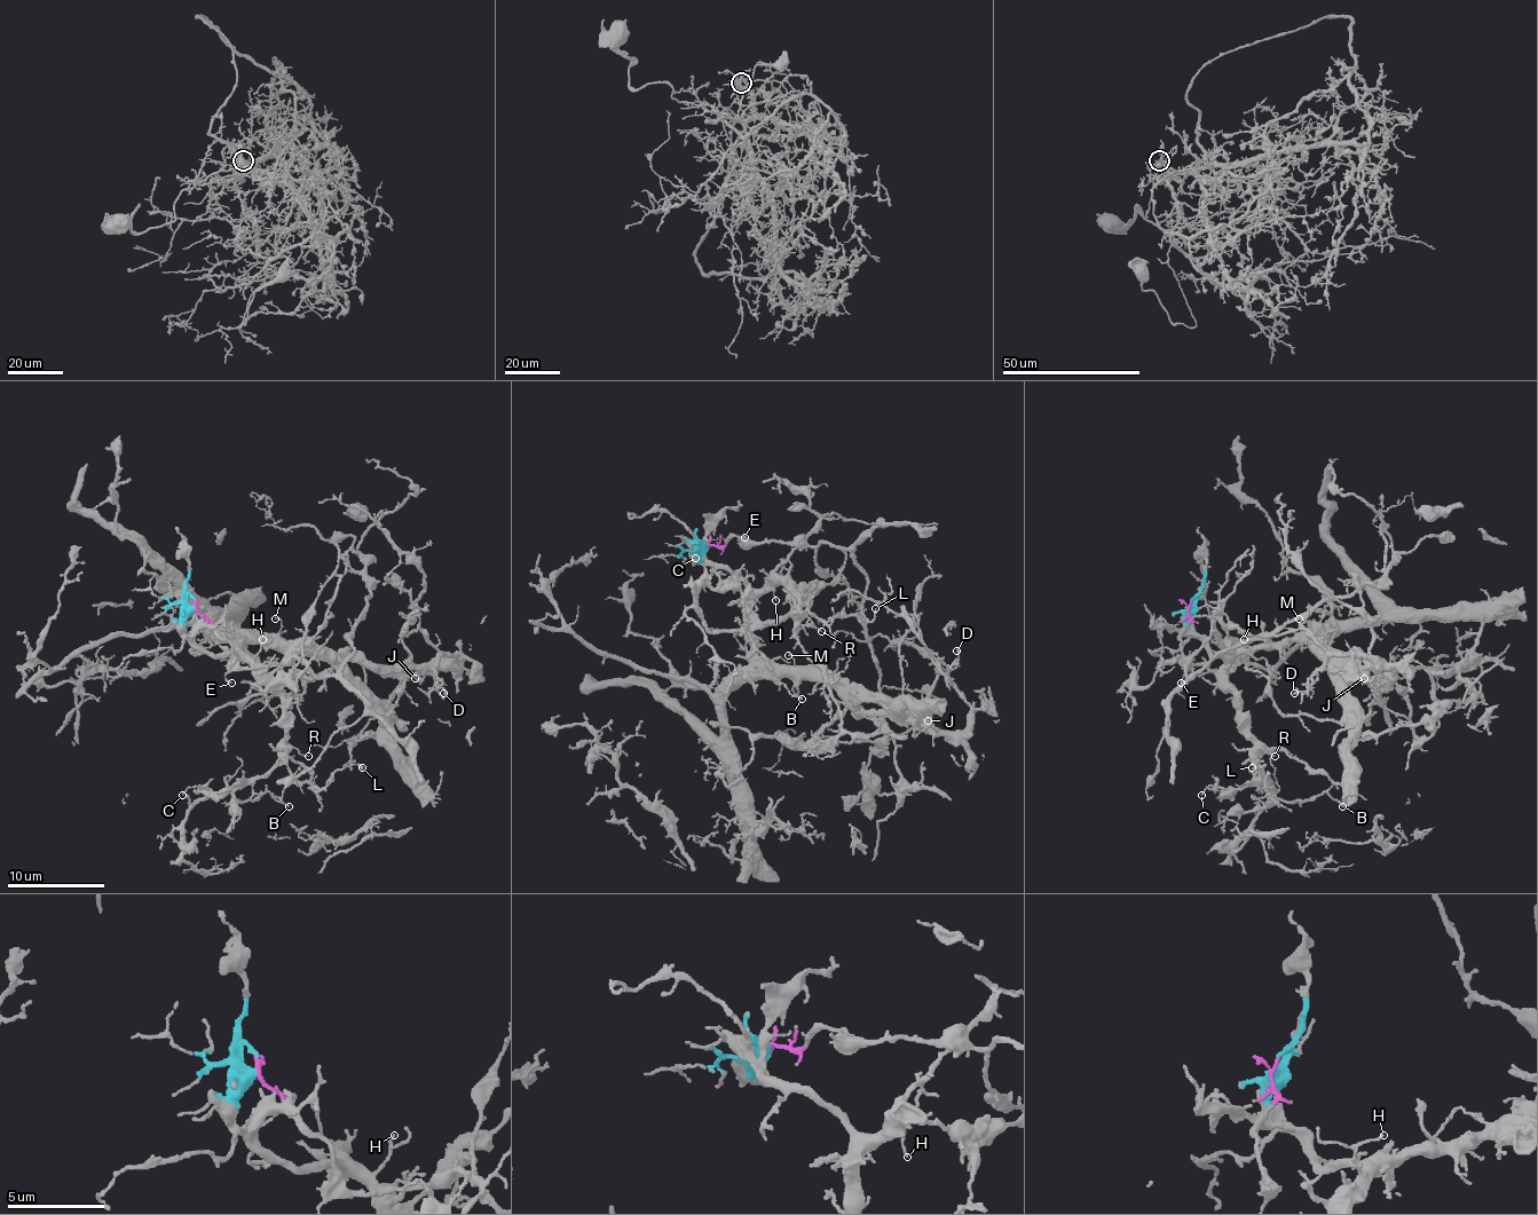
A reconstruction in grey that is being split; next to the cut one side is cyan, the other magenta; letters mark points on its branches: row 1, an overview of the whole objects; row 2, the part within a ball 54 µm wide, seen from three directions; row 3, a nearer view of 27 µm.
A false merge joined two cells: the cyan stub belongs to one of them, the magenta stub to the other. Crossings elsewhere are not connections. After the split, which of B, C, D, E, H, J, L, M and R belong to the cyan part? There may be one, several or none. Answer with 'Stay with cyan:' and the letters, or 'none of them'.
Stay with cyan: B, C, D, H, J, L, M, R

